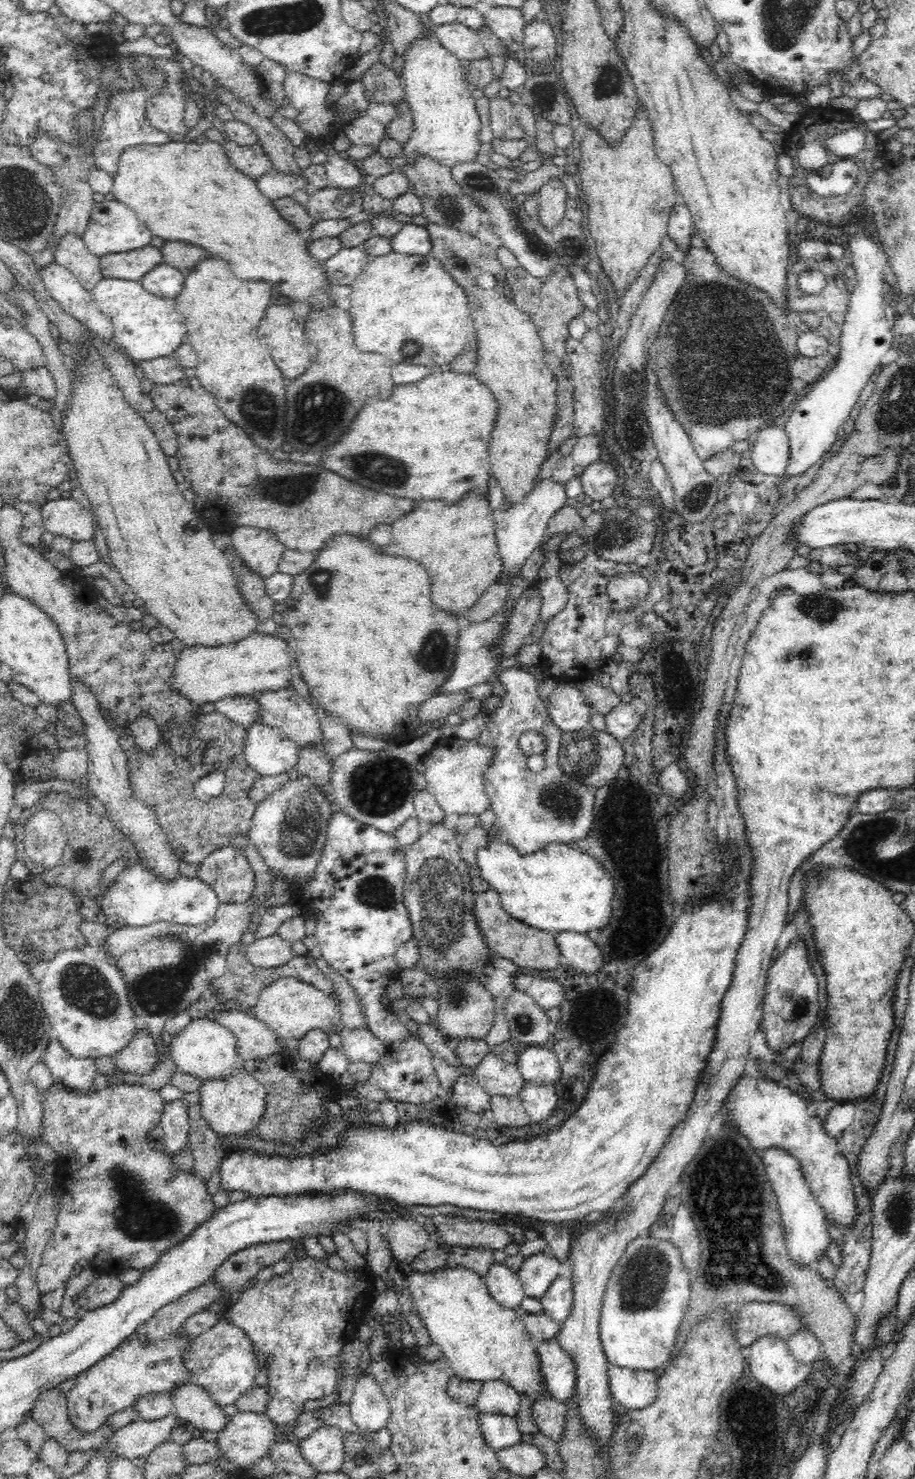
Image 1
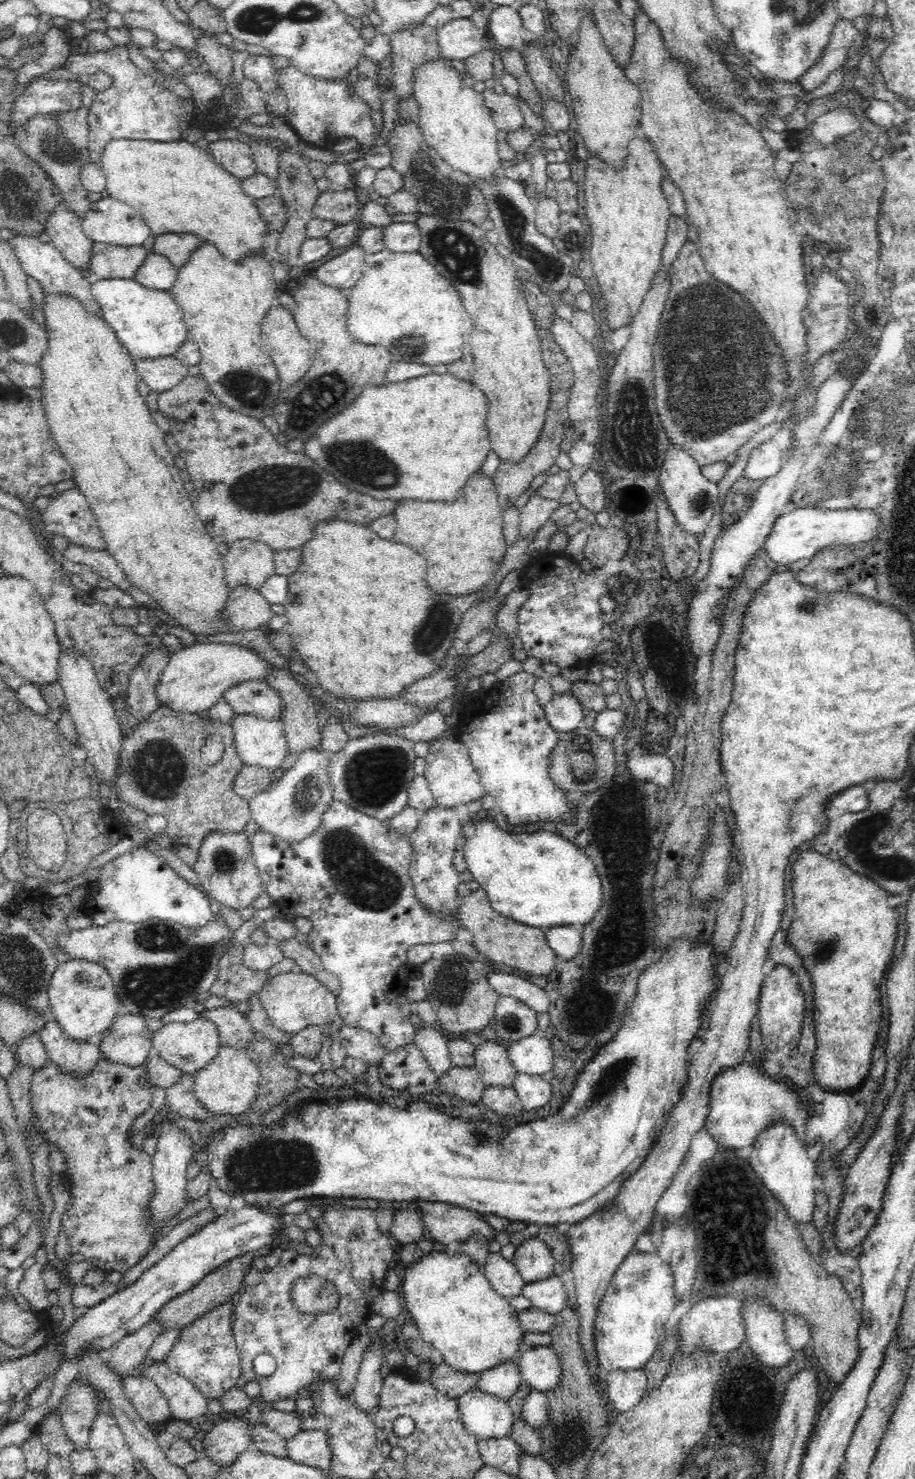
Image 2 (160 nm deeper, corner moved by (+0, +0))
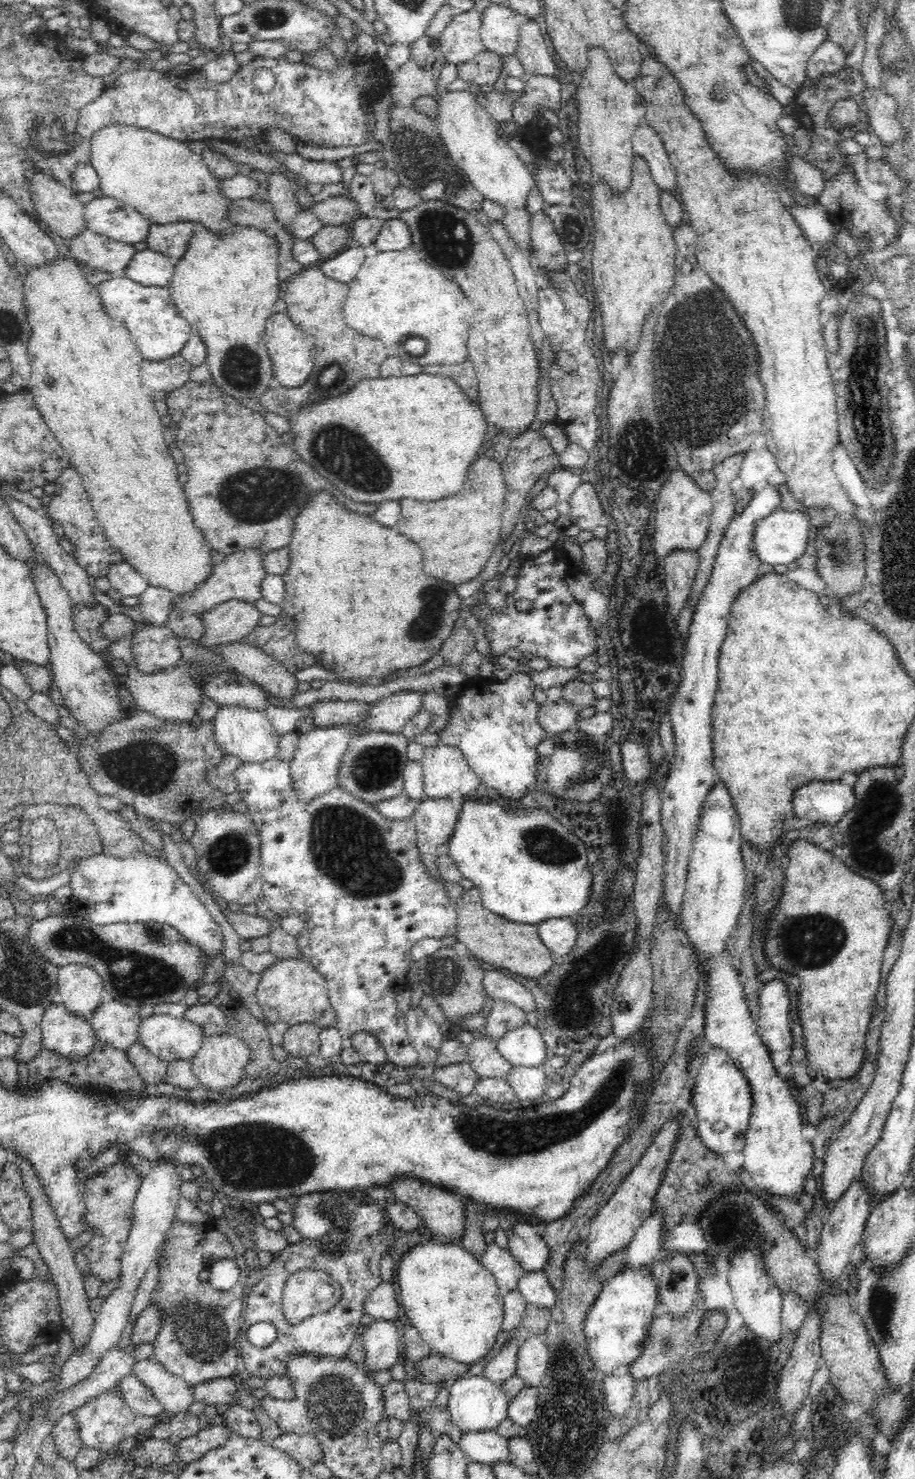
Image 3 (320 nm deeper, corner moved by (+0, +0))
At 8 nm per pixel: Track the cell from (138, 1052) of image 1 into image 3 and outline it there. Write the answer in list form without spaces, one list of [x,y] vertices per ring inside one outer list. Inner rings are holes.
[[[104,999],[90,1022],[97,1039],[124,1052],[139,1042],[139,1026],[143,1020],[138,1008],[128,1003]]]

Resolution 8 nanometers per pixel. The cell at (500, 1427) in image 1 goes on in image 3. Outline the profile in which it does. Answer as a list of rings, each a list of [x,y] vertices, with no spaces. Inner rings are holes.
[[[480,1374],[456,1379],[451,1384],[449,1392],[447,1409],[450,1411],[452,1422],[464,1433],[495,1431],[496,1426],[507,1416],[509,1399],[500,1389],[500,1385],[488,1381]]]

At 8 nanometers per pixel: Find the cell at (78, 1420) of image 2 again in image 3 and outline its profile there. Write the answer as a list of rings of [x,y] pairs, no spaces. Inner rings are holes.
[[[71,1412],[64,1413],[56,1421],[49,1435],[54,1439],[59,1456],[66,1460],[73,1461],[83,1447],[74,1415]]]

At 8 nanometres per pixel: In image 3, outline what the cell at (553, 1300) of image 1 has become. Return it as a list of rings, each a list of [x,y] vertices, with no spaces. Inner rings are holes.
[[[543,1270],[540,1272],[525,1271],[518,1282],[517,1290],[528,1304],[551,1310],[559,1295],[552,1289],[552,1285],[546,1279],[546,1273]]]

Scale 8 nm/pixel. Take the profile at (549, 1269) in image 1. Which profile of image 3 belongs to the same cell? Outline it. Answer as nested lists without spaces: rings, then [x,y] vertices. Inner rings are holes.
[[[516,1222],[505,1234],[508,1236],[508,1250],[522,1268],[525,1271],[540,1272],[548,1264],[550,1251],[534,1227],[526,1222]]]

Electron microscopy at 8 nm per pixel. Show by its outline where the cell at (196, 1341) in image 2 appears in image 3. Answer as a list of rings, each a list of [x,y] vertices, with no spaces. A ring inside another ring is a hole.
[[[179,1219],[172,1220],[171,1228],[166,1232],[166,1238],[162,1244],[162,1252],[157,1256],[156,1262],[160,1265],[158,1284],[155,1289],[151,1304],[163,1308],[163,1317],[158,1331],[158,1336],[150,1343],[154,1345],[154,1354],[147,1359],[152,1363],[159,1363],[166,1371],[182,1377],[192,1386],[202,1384],[219,1378],[228,1378],[238,1365],[240,1350],[237,1340],[243,1324],[243,1311],[246,1302],[248,1276],[251,1268],[246,1264],[243,1255],[236,1254],[229,1244],[227,1236],[213,1228],[214,1220],[207,1223],[182,1222]],[[230,1258],[240,1268],[239,1282],[230,1290],[218,1291],[210,1285],[210,1280],[200,1280],[199,1274],[203,1270],[211,1270],[218,1260]]]

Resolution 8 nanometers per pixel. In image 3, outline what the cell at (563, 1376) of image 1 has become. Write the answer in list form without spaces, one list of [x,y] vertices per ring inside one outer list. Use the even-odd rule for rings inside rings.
[[[531,1334],[519,1346],[516,1358],[516,1373],[526,1387],[539,1387],[549,1366],[547,1341],[541,1335]]]

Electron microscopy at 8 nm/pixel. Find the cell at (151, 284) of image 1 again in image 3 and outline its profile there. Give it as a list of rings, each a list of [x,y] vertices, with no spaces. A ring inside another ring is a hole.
[[[149,249],[138,251],[128,262],[125,277],[143,286],[168,287],[176,268],[172,259]]]

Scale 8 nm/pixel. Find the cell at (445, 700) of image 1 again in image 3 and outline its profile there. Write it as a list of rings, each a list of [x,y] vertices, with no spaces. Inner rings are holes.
[[[357,700],[318,701],[311,704],[311,714],[315,727],[337,727],[346,723],[353,723],[367,717],[369,708],[373,705]]]

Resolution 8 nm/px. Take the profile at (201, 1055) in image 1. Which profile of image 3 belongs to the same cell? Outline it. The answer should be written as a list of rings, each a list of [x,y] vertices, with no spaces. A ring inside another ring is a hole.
[[[154,1014],[144,1018],[139,1026],[139,1042],[150,1054],[165,1060],[187,1060],[200,1050],[203,1030],[196,1023],[183,1018],[171,1018],[166,1014]]]

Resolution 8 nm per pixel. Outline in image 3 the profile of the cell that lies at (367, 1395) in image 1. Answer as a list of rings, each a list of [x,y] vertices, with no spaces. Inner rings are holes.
[[[372,1320],[361,1330],[366,1362],[363,1368],[372,1377],[372,1371],[390,1369],[401,1356],[402,1340],[395,1321]]]

